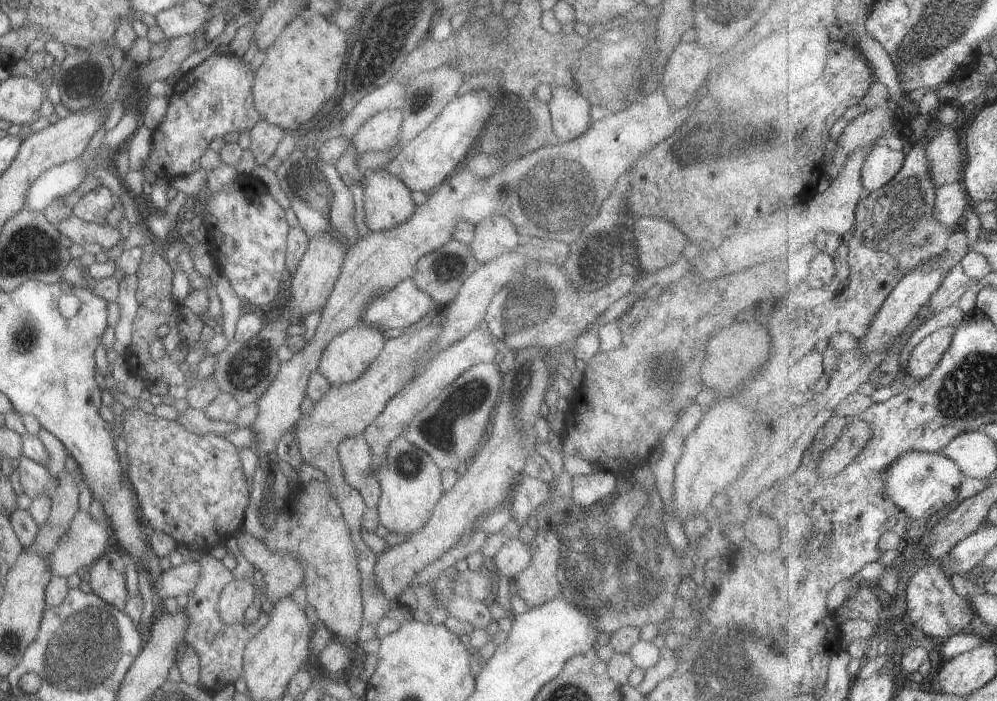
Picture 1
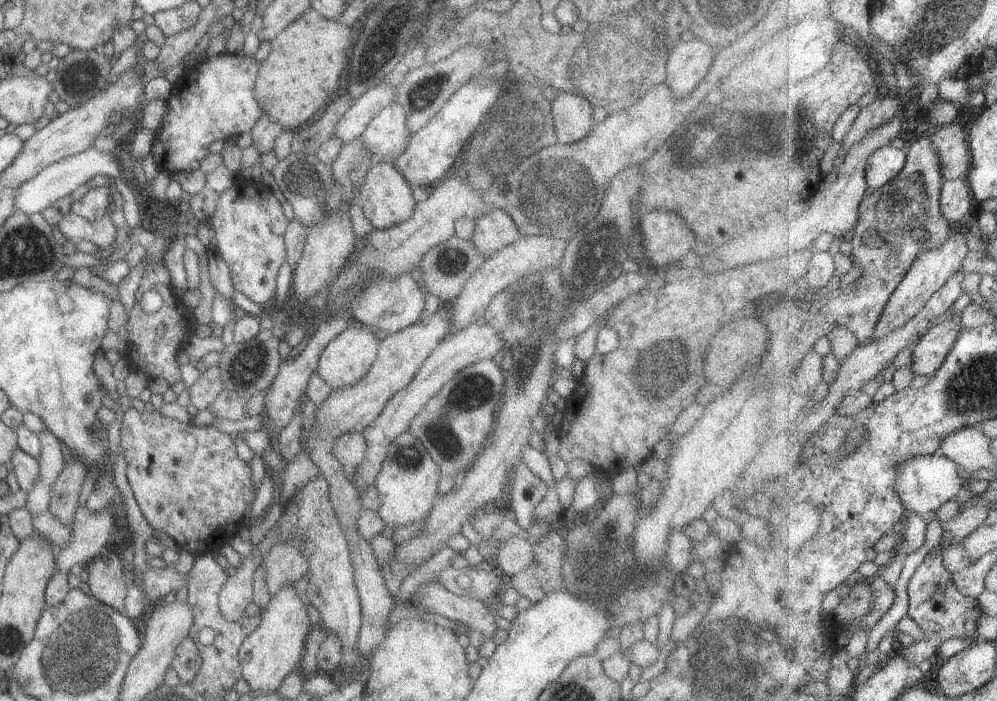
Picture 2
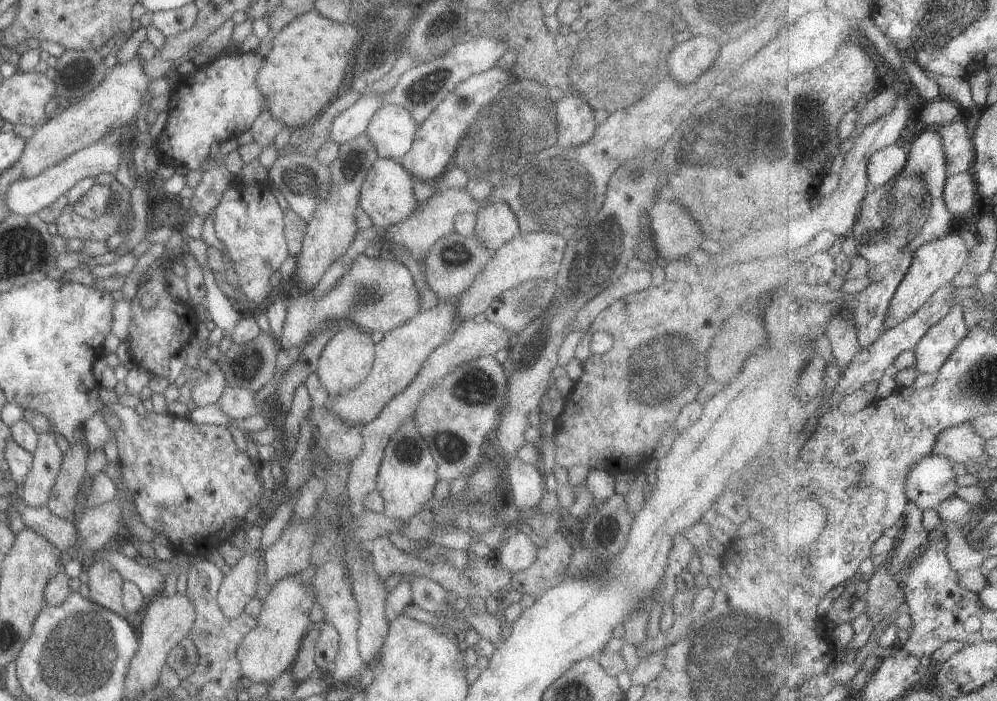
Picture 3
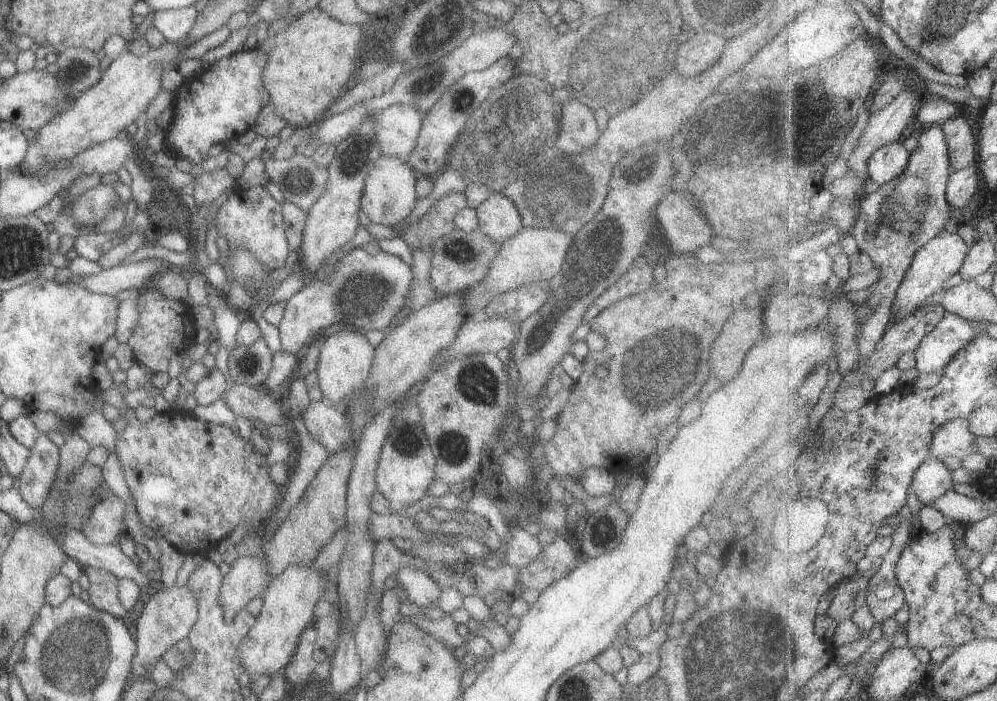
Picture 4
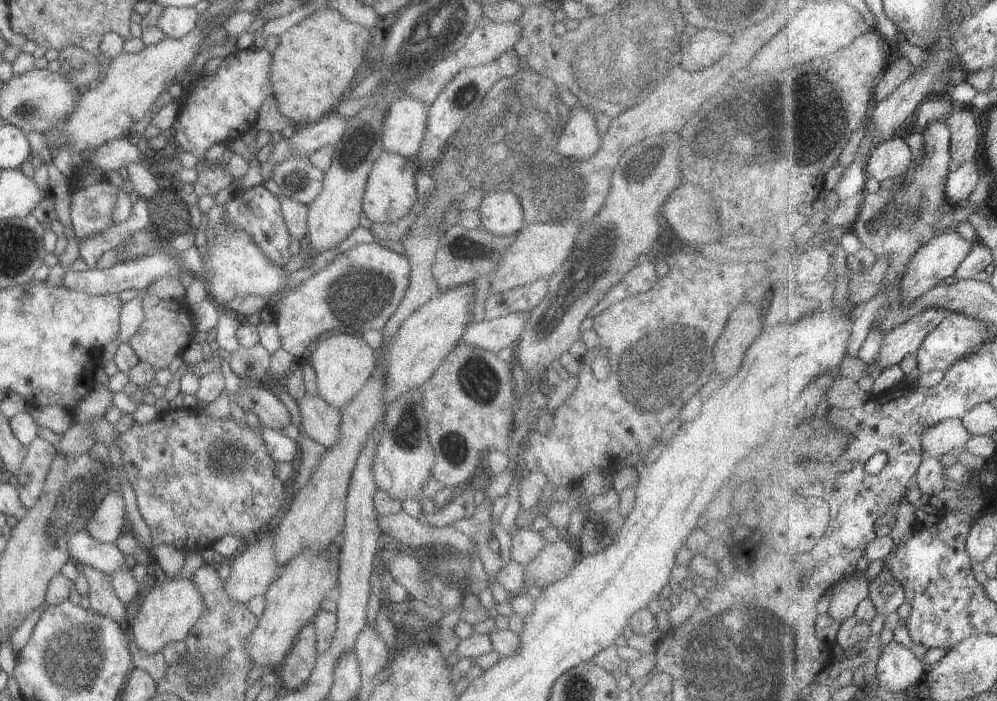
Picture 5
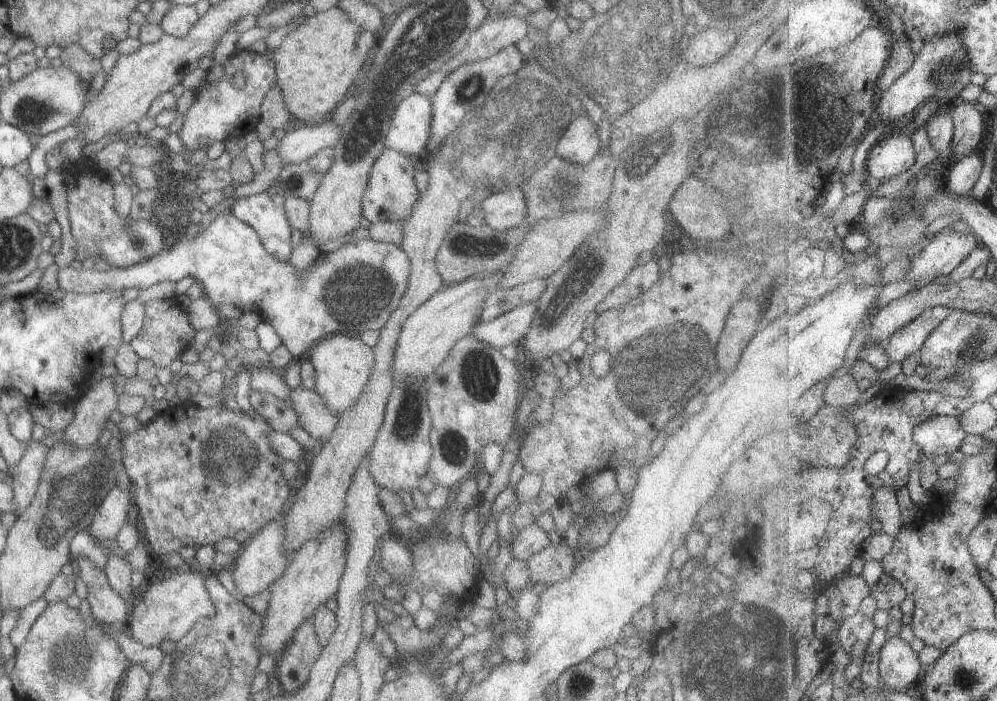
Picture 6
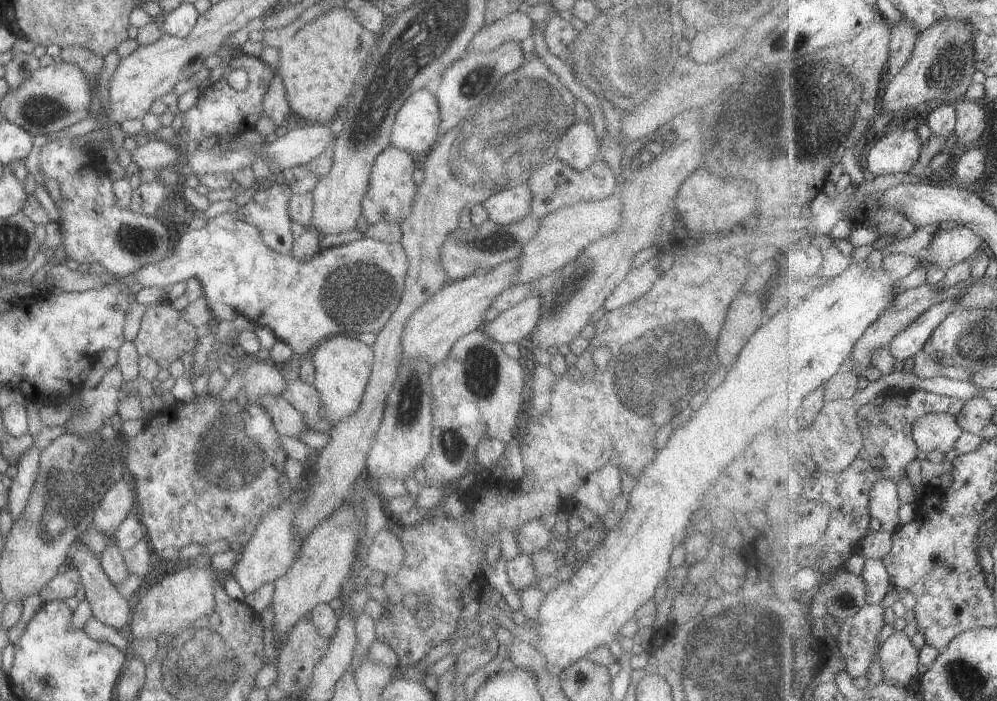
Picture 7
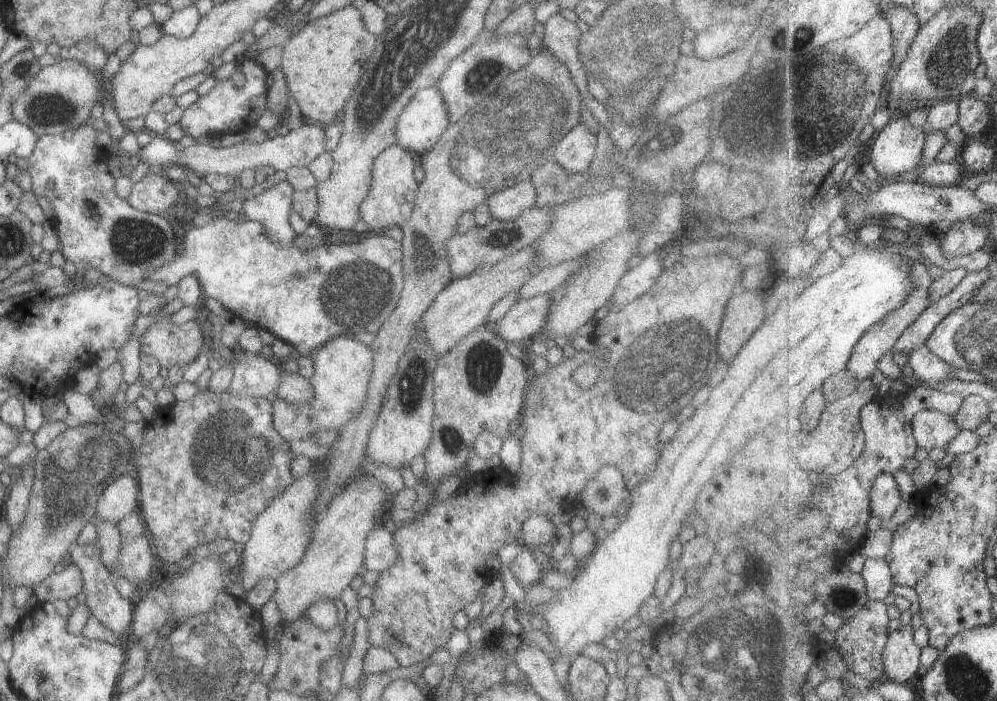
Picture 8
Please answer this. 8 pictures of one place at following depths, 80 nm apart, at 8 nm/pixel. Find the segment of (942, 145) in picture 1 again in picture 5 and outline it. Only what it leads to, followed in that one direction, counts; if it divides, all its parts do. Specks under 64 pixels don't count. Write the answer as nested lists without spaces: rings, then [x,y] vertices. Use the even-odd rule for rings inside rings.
[[[957,105],[955,112],[945,120],[952,132],[952,168],[960,169],[966,162],[975,160],[979,144],[981,144],[981,128],[978,120],[979,112],[970,106]]]

